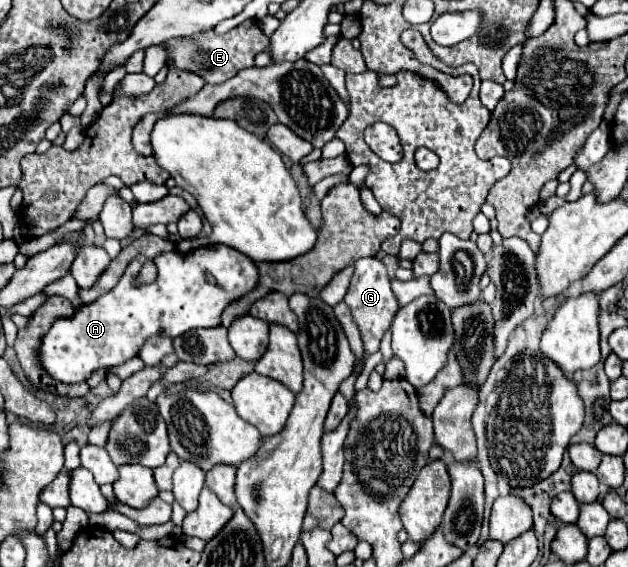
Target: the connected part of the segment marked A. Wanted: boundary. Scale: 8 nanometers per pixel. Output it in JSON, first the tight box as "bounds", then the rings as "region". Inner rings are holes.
{"bounds":[41,244,259,384],"region":[[[221,244],[197,248],[191,256],[177,250],[159,254],[153,258],[157,266],[155,282],[135,286],[135,276],[145,260],[145,256],[133,258],[119,284],[105,298],[81,306],[71,318],[59,318],[51,326],[41,344],[41,364],[55,380],[75,384],[87,380],[97,368],[115,368],[137,356],[145,340],[155,334],[165,332],[167,338],[177,338],[187,330],[215,328],[221,324],[223,310],[247,296],[259,282],[255,262]],[[207,274],[215,276],[217,286],[207,282]]]}

